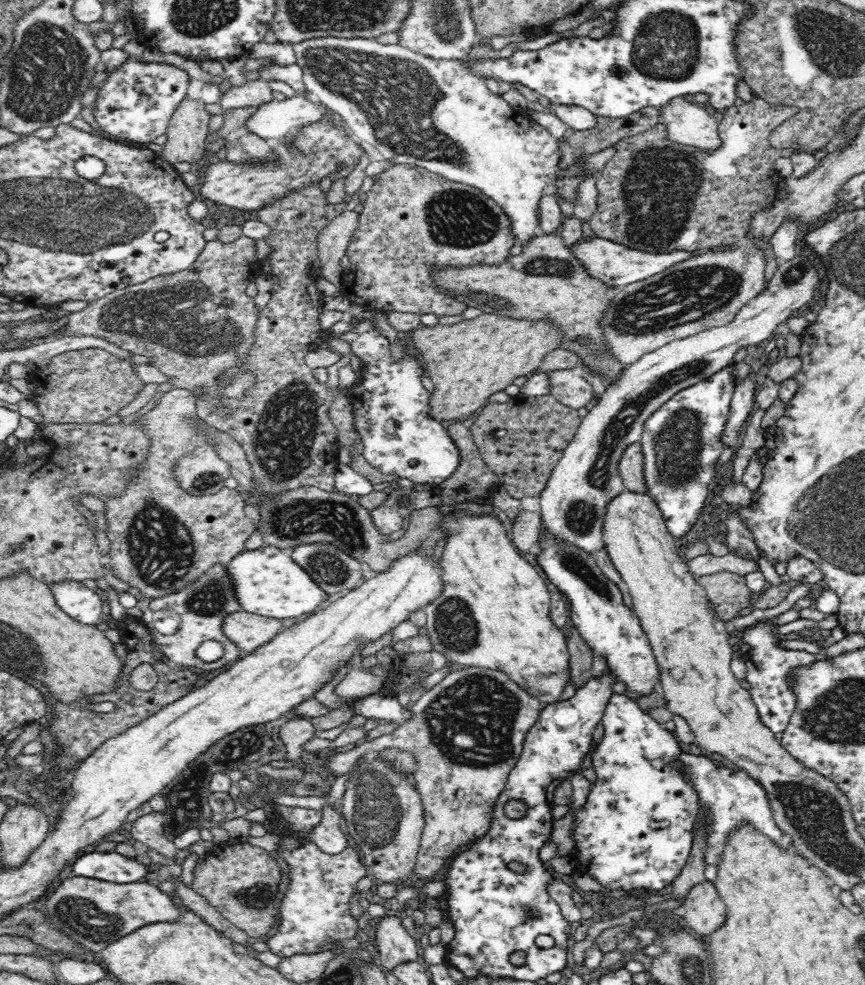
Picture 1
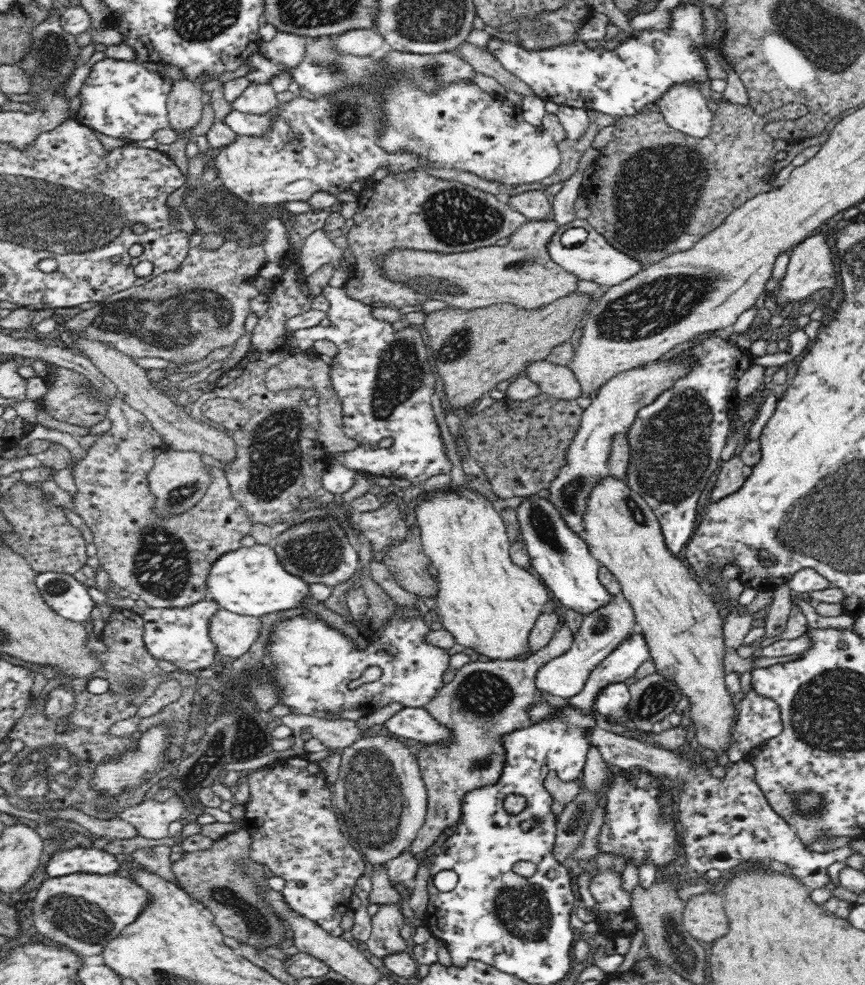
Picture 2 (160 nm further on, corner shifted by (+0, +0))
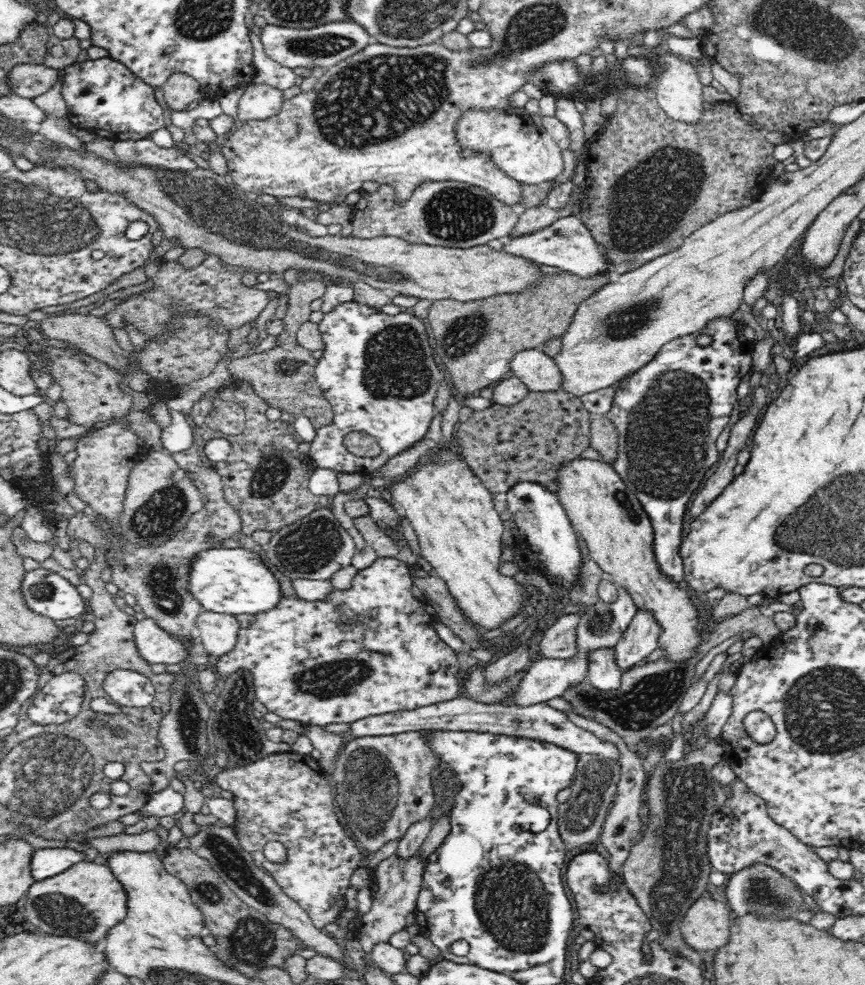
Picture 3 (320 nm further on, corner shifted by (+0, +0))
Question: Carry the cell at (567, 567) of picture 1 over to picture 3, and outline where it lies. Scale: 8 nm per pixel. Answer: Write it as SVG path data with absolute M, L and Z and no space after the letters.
M522 480L506 490L506 501L519 528L520 538L536 553L541 566L545 566L545 570L560 580L566 590L570 590L578 582L576 574L580 568L580 549L578 536L556 492L537 482Z

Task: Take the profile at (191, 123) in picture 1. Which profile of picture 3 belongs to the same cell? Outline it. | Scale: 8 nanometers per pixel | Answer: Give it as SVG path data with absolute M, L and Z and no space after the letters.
M174 72L161 86L164 100L172 110L182 110L186 104L202 98L202 85L189 74Z

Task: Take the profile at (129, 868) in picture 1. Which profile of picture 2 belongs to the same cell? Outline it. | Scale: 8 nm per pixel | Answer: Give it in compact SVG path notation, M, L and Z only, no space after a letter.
M83 847L59 850L49 857L44 866L44 873L50 878L68 876L74 872L114 874L120 870L120 864L113 854Z

